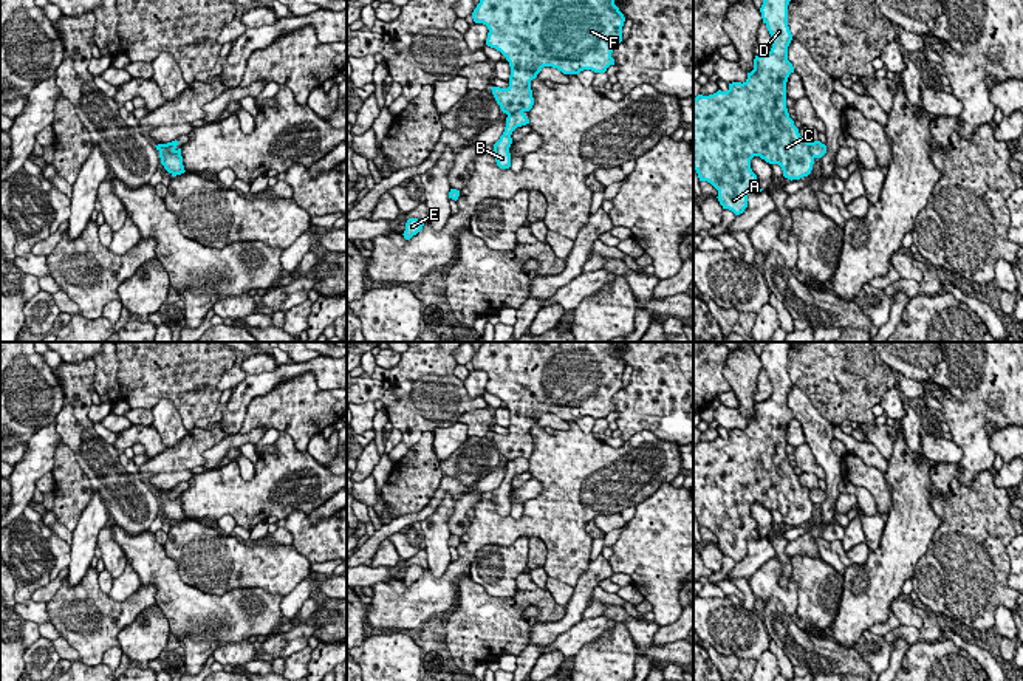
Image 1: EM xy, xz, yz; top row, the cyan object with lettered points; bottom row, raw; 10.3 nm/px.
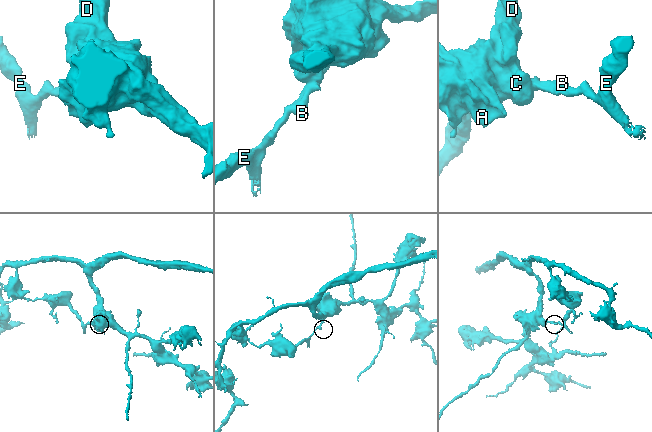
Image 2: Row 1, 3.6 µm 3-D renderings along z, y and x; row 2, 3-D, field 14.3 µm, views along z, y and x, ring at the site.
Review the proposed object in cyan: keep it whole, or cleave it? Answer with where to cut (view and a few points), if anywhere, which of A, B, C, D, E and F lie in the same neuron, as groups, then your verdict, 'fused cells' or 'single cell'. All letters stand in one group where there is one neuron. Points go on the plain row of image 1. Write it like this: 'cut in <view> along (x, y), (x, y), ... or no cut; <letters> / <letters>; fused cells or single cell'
cut in xz along (522, 457), (508, 461); A C D F / B E; fused cells

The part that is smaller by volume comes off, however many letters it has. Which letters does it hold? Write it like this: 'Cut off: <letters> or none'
Cut off: B, E

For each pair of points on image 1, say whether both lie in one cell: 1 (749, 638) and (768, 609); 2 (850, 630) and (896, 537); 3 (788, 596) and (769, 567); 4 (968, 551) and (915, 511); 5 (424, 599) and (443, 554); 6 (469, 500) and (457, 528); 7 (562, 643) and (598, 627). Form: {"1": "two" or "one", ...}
{"1": "two", "2": "one", "3": "one", "4": "two", "5": "two", "6": "one", "7": "one"}

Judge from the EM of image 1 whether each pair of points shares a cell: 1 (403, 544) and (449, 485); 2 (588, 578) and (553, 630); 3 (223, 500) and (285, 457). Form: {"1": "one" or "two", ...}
{"1": "two", "2": "one", "3": "one"}

